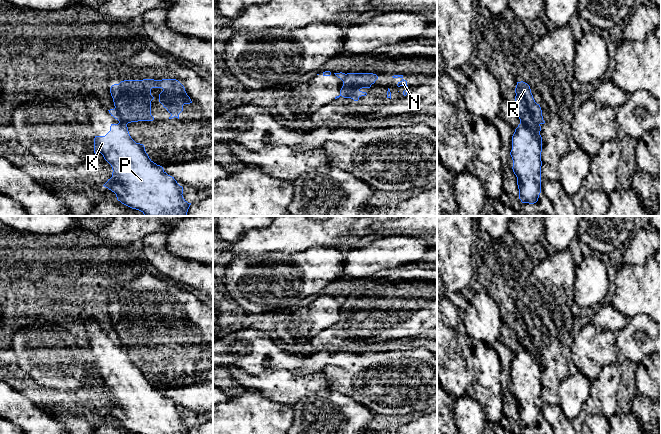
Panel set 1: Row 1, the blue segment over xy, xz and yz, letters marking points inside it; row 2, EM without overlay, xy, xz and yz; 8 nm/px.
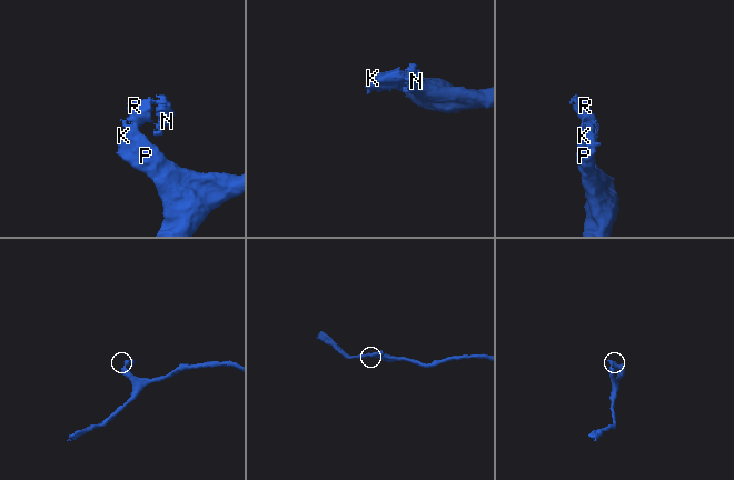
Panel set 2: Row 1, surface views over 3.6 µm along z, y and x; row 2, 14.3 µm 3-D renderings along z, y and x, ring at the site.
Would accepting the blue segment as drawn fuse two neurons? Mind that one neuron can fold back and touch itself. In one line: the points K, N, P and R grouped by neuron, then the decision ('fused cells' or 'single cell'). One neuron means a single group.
K P / N R | fused cells

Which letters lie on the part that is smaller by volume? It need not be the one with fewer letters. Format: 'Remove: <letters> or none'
Remove: N, R

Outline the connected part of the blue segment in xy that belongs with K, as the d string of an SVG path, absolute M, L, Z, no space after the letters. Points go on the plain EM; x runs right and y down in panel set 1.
M116 332L108 334L119 345L111 348L105 360L95 360L94 377L101 377L112 391L112 401L103 409L116 418L122 428L136 434L188 434L191 427L183 422L183 411L168 399L162 390L154 387L143 368L136 367L130 360Z

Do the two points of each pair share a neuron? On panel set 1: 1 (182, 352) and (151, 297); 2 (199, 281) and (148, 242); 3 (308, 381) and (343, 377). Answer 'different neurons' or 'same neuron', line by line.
1: same neuron
2: same neuron
3: different neurons

